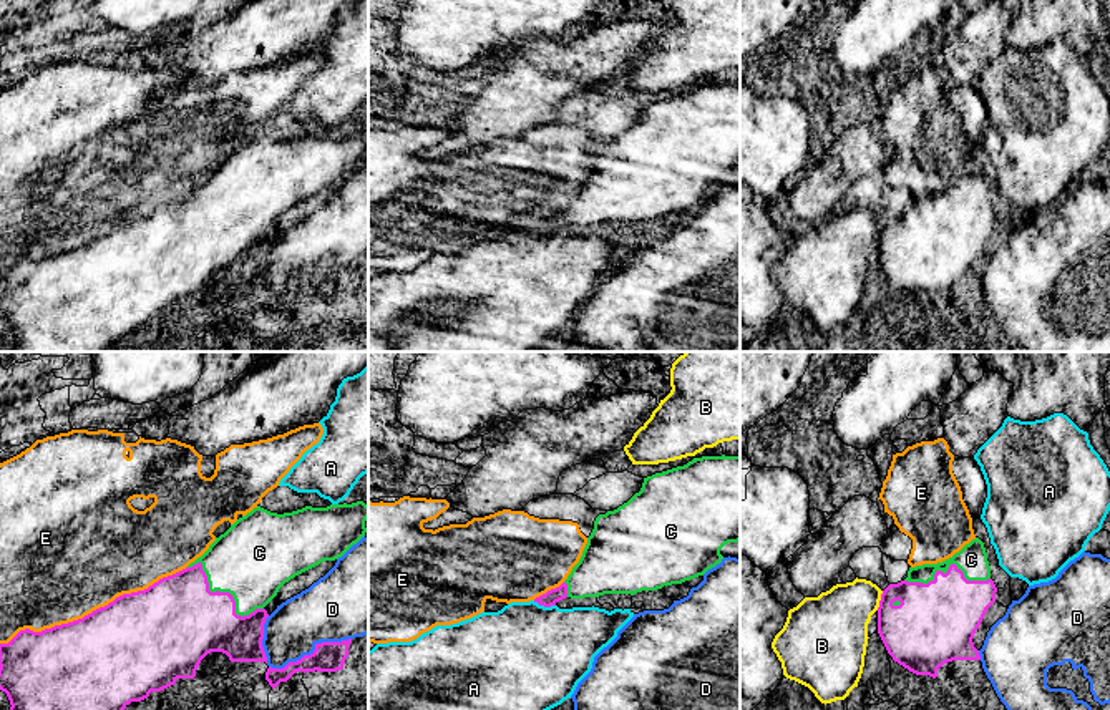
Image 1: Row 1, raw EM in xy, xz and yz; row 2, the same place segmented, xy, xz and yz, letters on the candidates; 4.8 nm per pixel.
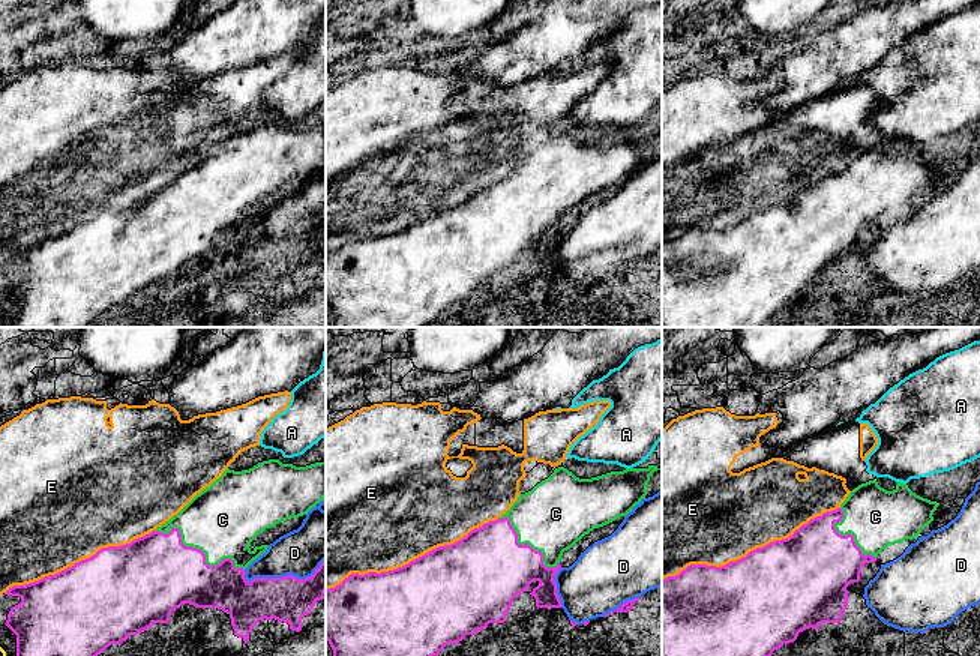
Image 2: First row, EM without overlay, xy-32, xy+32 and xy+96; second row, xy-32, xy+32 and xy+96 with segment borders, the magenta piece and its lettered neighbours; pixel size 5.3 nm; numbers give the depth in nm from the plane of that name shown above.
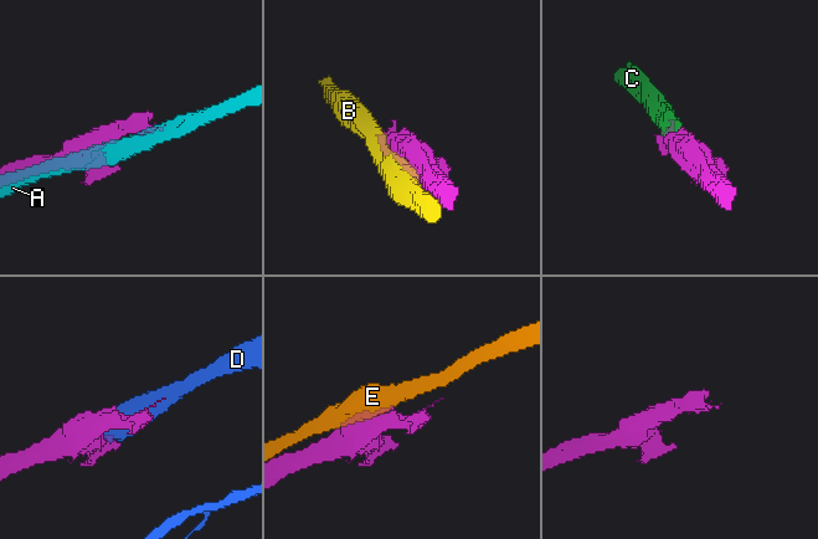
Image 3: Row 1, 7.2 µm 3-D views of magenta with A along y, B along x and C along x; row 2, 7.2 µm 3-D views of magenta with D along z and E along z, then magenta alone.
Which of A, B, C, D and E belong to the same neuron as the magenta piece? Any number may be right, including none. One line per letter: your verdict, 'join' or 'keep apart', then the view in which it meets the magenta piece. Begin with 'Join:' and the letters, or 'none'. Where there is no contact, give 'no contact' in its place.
Join: C
A: keep apart | xz
B: keep apart | yz
C: join | xy
D: keep apart | xy
E: keep apart | xy

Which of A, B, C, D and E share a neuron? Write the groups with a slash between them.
A / B / C / D / E

